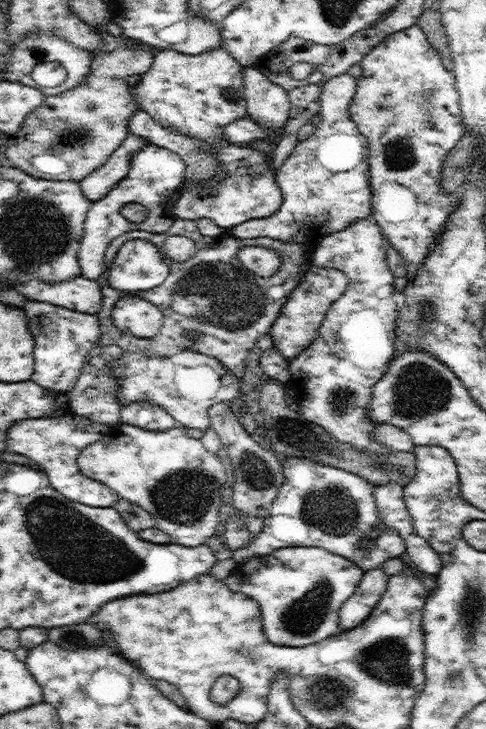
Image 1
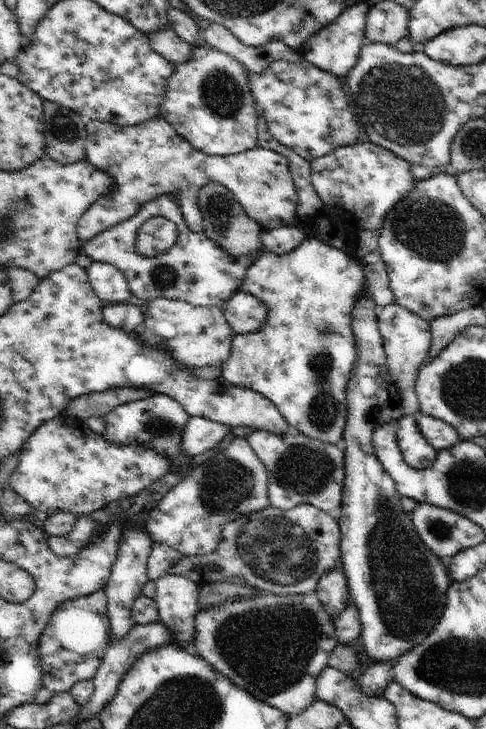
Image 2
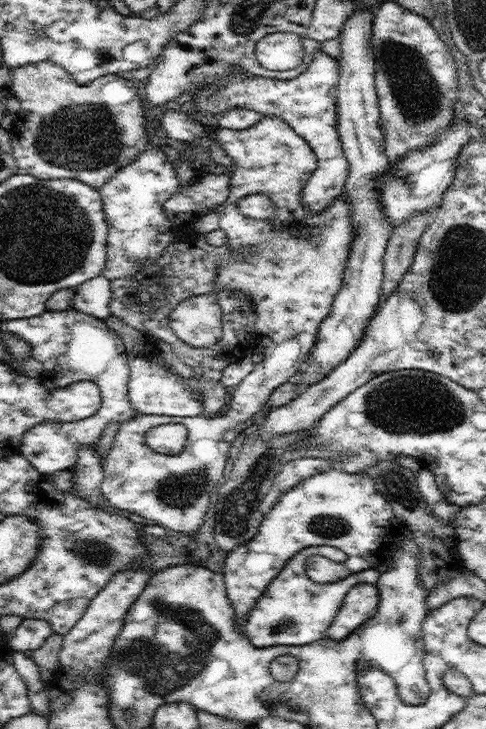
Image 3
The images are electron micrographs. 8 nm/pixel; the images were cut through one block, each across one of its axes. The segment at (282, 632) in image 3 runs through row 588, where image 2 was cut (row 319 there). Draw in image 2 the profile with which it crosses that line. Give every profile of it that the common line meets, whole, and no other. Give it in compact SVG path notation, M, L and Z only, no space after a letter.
M307 238L289 255L262 255L246 271L241 288L266 305L267 317L256 332L232 336L231 355L222 368L223 380L271 400L294 431L326 444L338 444L347 423L346 385L356 360L351 310L366 292L359 260L318 238Z

